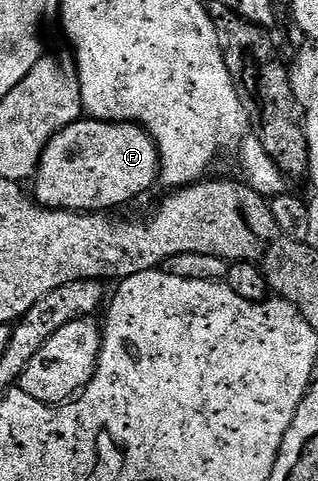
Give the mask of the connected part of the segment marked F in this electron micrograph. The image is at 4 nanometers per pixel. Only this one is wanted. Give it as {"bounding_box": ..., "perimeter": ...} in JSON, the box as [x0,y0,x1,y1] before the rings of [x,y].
{"bounding_box":[31,117,160,213],"perimeter":[[[82,117],[51,137],[41,154],[31,191],[36,202],[54,211],[109,213],[112,207],[147,194],[153,182],[158,182],[160,169],[157,142],[144,127]]]}

